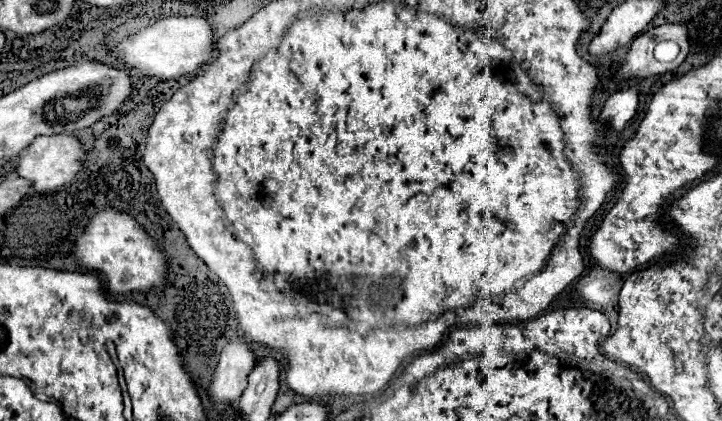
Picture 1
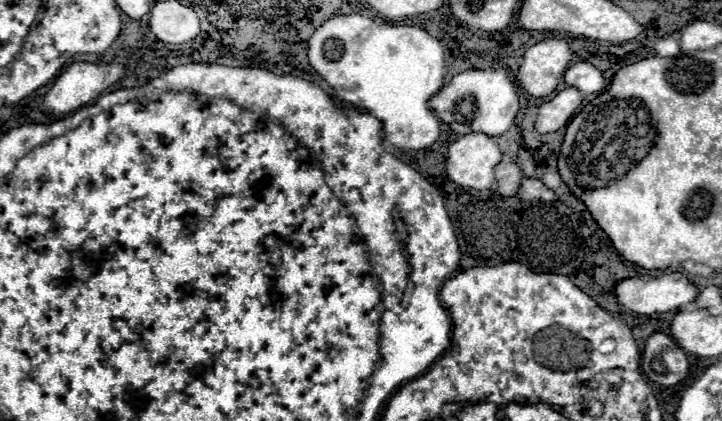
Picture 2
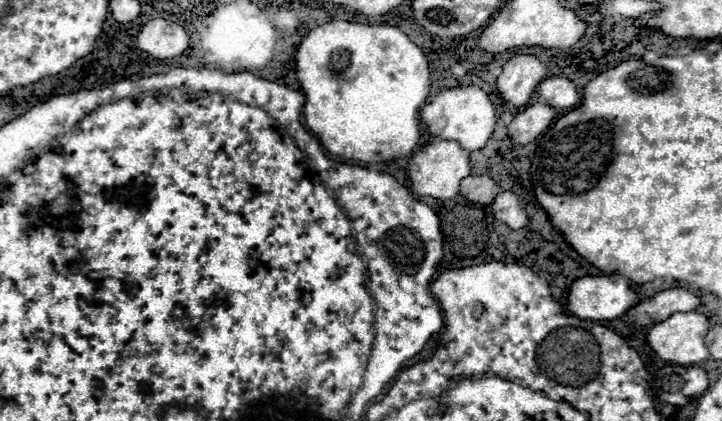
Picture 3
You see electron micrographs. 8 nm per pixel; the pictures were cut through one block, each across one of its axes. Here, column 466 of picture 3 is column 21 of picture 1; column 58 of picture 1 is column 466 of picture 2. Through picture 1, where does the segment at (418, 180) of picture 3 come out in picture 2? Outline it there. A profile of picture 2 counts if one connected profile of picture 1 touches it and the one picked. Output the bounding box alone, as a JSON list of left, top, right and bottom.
[446,132,502,190]

